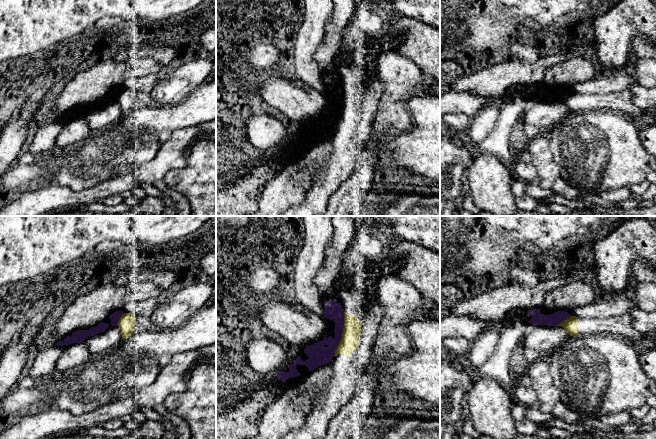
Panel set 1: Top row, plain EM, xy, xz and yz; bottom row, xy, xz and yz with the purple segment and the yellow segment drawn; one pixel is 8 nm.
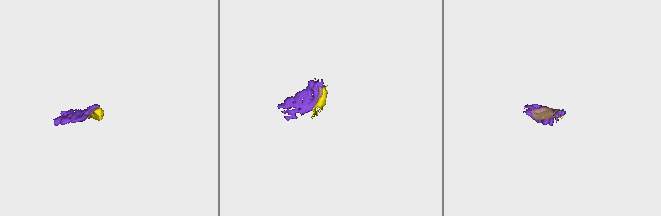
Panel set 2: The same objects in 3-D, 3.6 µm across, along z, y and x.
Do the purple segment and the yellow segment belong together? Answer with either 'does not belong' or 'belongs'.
does not belong

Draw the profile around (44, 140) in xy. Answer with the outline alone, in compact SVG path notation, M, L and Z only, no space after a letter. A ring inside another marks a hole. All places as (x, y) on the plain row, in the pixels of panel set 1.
M52 122L49 125L42 126L37 130L35 136L29 145L27 152L35 157L40 154L53 152L55 149L55 142L64 126L63 122Z

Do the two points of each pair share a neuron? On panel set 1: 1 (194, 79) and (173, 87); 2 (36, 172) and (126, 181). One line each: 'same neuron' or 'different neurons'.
1: same neuron
2: different neurons

